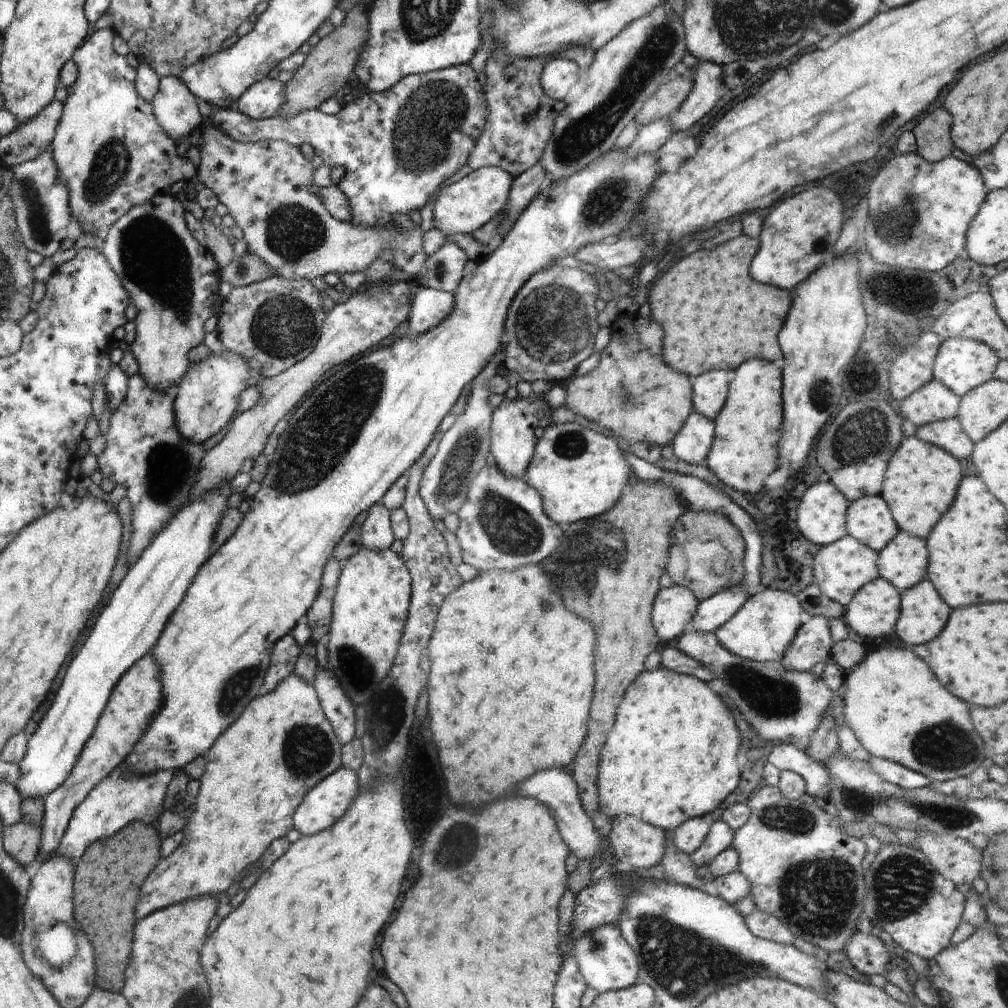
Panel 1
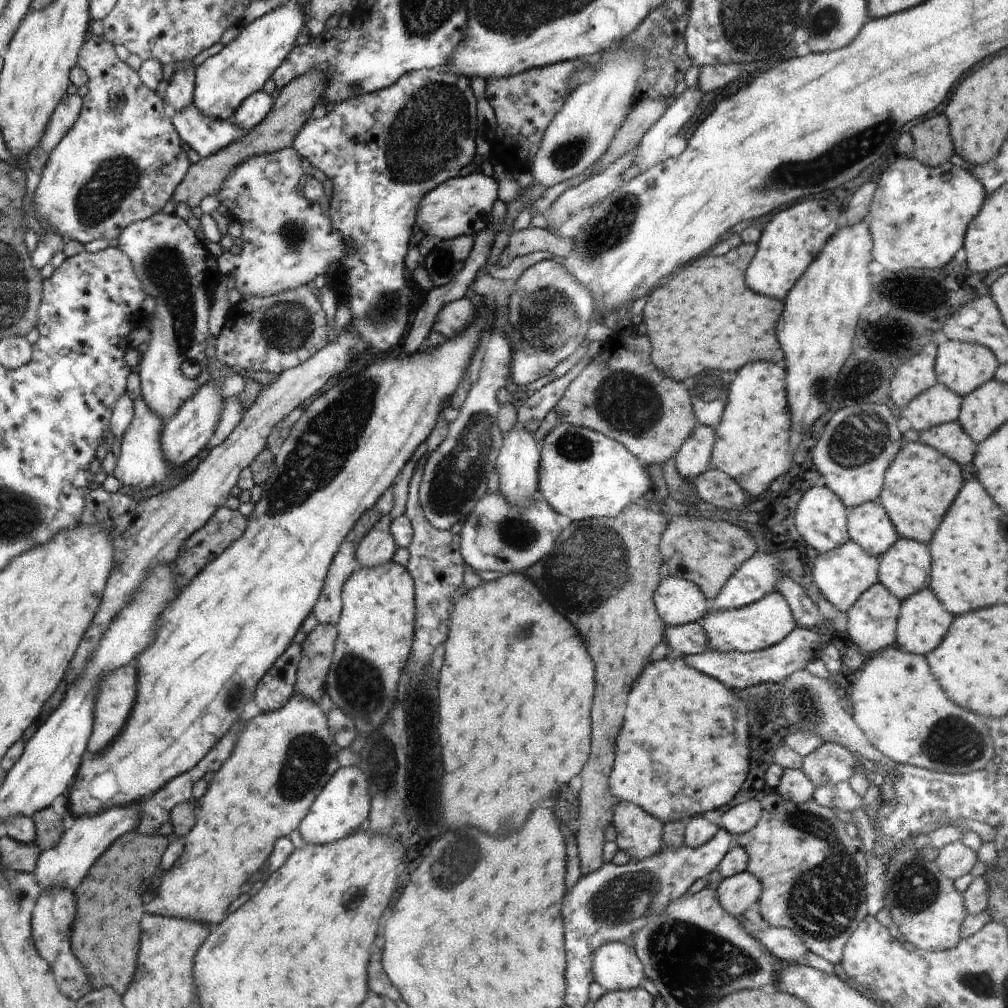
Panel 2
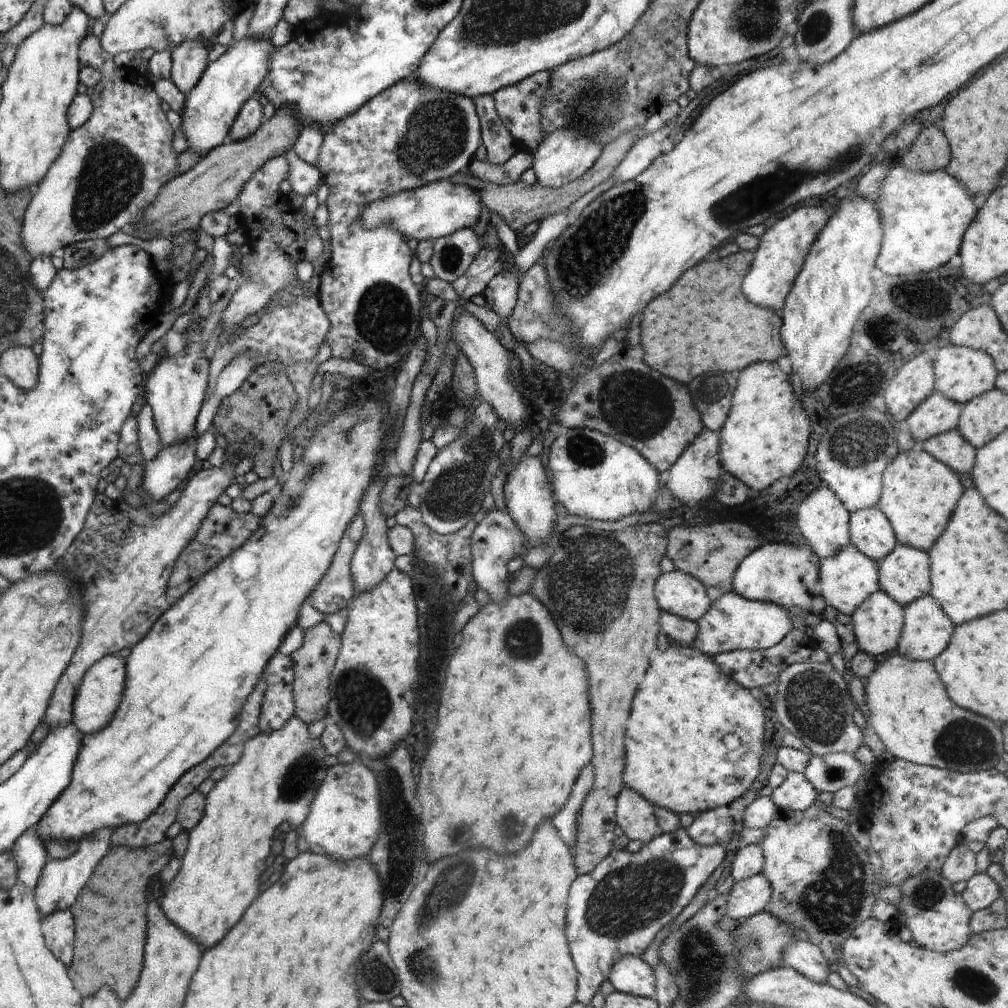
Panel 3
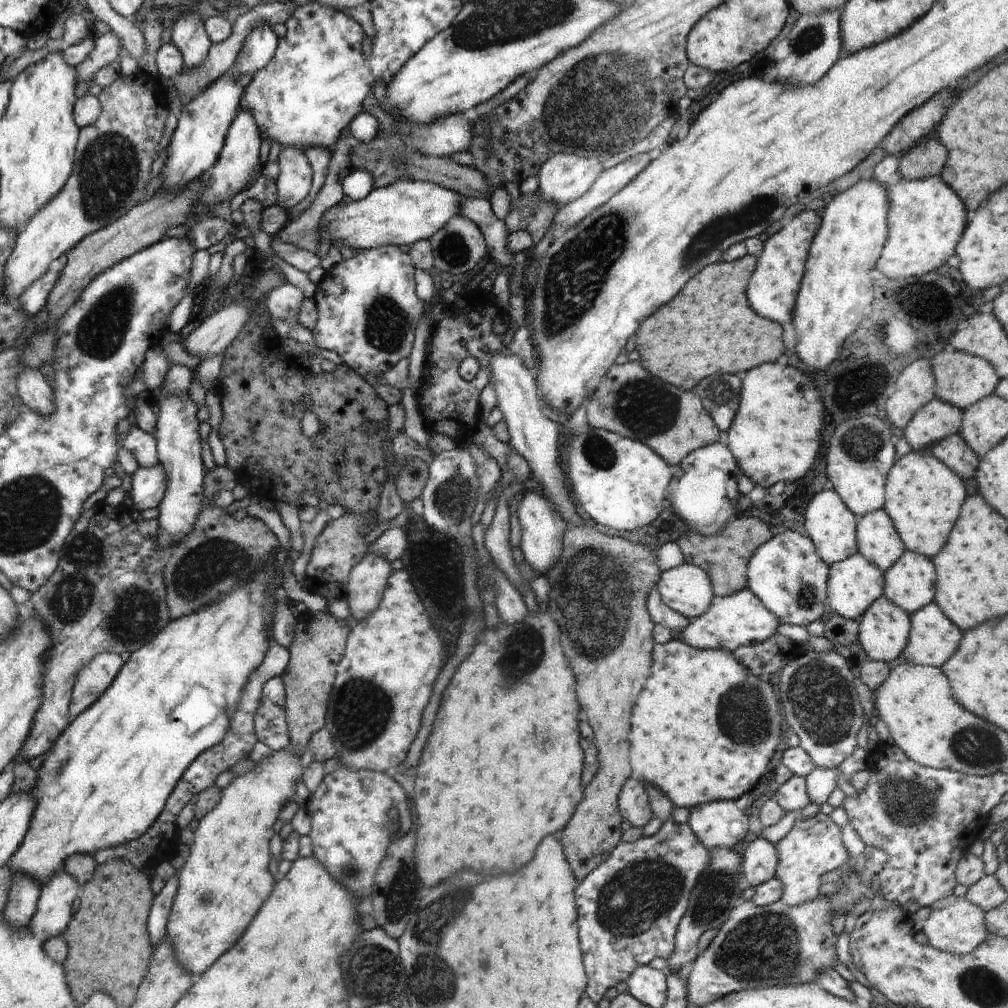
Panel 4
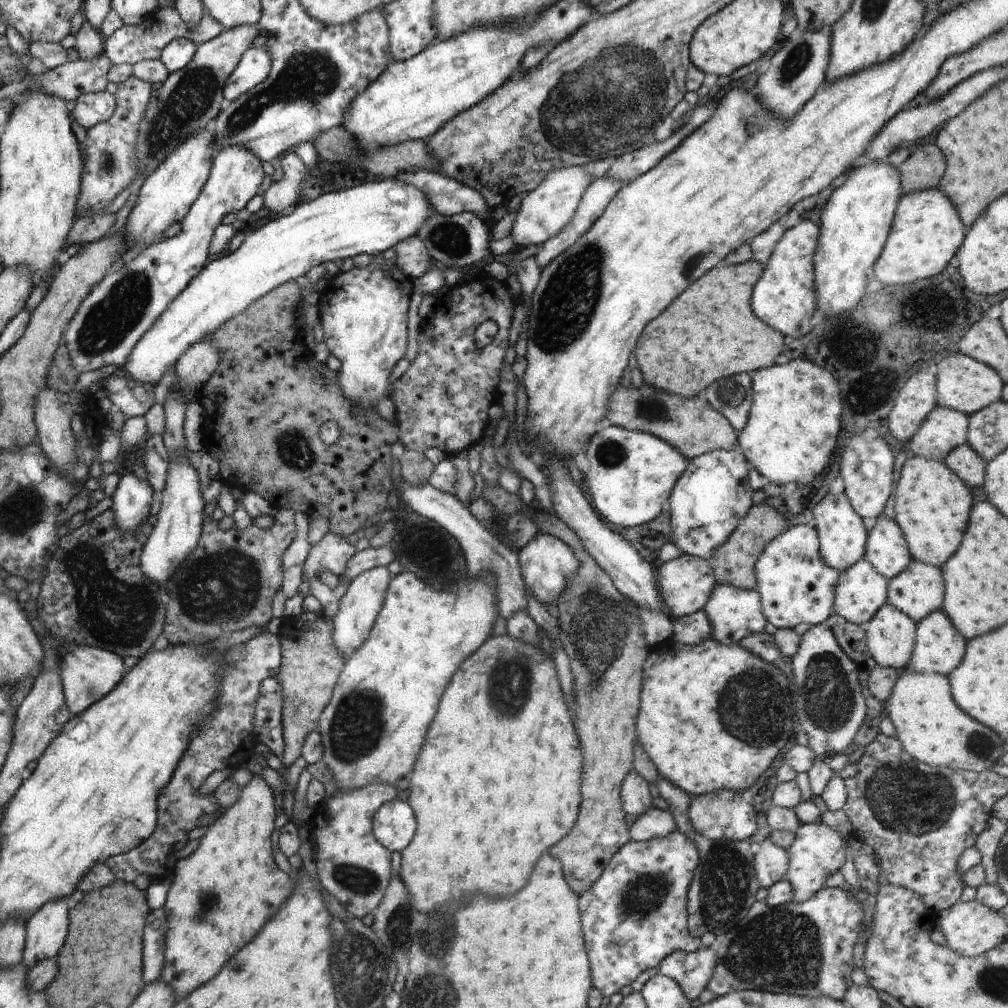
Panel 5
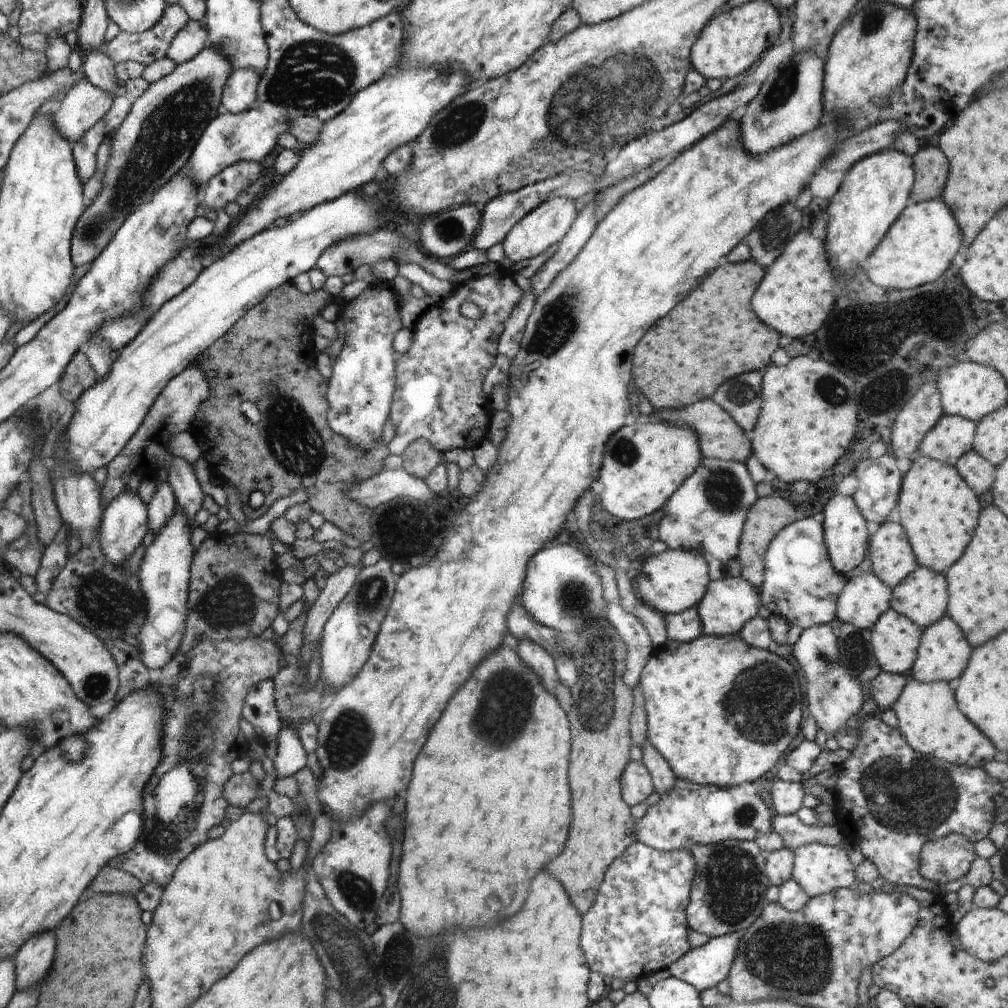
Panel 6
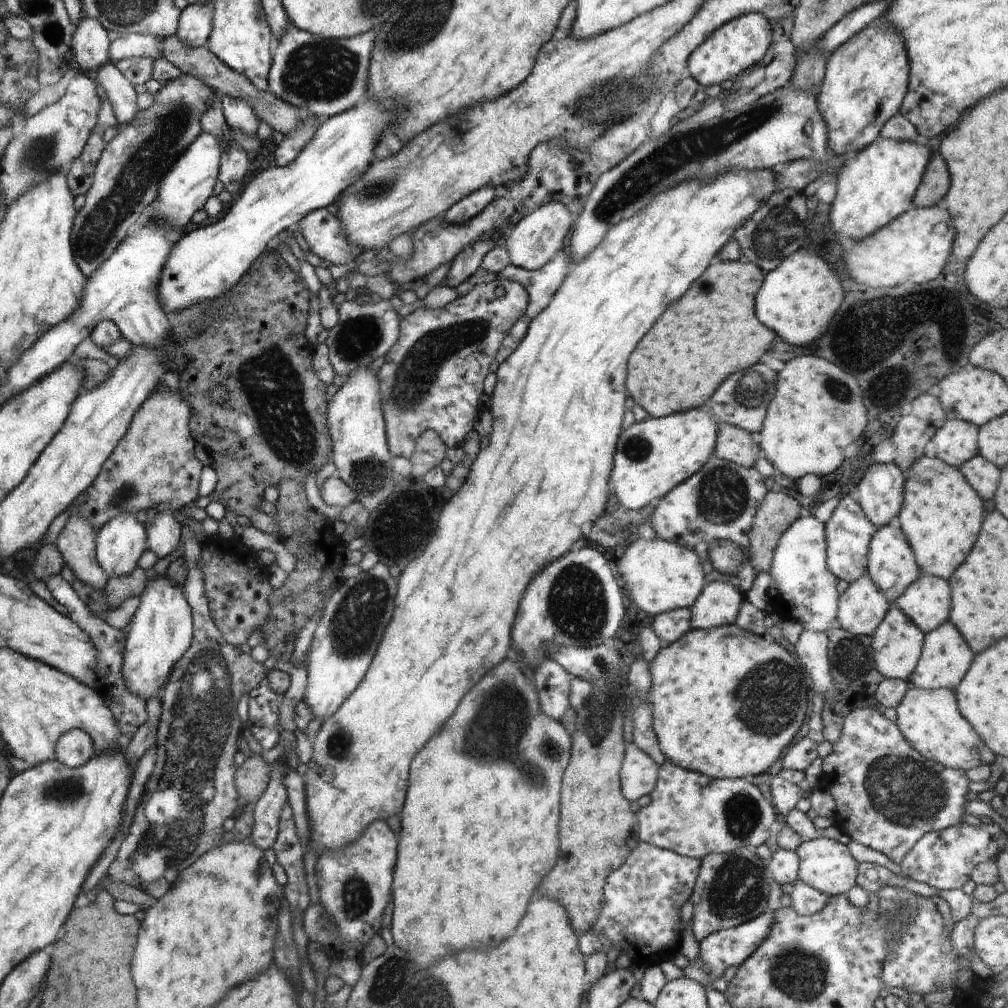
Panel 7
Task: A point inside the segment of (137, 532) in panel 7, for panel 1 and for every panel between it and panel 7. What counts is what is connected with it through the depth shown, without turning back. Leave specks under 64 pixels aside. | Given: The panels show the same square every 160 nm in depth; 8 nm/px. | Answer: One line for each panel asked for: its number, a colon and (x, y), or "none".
1: (207, 396)
2: (186, 434)
3: (172, 467)
4: (149, 485)
5: (132, 501)
6: (123, 526)

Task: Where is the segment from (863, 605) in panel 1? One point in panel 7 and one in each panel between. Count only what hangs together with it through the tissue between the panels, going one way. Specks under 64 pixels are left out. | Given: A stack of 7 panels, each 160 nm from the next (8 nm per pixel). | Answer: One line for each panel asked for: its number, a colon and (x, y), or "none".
2: (872, 620)
3: (878, 622)
4: (884, 629)
5: (890, 635)
6: (895, 639)
7: (897, 642)

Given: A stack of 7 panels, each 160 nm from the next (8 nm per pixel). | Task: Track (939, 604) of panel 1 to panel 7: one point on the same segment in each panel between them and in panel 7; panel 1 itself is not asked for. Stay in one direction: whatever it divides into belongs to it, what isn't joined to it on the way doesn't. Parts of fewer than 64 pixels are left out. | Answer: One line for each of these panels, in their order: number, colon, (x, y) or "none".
2: (923, 622)
3: (926, 632)
4: (933, 638)
5: (939, 648)
6: (943, 654)
7: (945, 658)

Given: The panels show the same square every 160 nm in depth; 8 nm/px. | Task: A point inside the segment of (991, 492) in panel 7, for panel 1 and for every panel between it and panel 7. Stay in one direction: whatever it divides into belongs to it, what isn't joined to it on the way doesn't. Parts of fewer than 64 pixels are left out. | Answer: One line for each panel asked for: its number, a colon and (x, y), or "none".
1: (948, 434)
2: (950, 439)
3: (951, 448)
4: (954, 452)
5: (963, 460)
6: (979, 474)

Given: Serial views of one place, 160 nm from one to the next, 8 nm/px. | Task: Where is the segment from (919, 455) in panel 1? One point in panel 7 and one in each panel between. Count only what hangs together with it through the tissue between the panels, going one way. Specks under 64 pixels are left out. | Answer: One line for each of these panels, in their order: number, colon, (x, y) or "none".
2: (920, 484)
3: (919, 493)
4: (923, 497)
5: (932, 505)
6: (939, 512)
7: (941, 515)

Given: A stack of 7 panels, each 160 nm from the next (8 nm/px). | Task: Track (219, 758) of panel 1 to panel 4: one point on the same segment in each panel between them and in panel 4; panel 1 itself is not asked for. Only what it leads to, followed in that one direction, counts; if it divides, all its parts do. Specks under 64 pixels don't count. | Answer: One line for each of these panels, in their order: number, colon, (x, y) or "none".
2: (285, 757)
3: (276, 779)
4: (222, 885)

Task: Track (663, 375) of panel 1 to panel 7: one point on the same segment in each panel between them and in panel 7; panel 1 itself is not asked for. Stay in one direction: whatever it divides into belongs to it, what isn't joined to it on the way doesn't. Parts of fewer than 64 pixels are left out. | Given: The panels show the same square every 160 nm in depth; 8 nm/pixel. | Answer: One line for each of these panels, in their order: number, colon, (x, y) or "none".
2: (620, 393)
3: (623, 398)
4: (631, 403)
5: (693, 427)
6: (719, 436)
7: (737, 445)

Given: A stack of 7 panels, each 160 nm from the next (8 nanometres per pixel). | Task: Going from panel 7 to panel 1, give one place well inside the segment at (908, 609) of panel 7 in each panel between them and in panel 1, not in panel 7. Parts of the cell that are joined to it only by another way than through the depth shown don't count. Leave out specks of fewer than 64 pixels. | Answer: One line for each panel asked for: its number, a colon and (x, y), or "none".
1: (903, 562)
2: (904, 569)
3: (904, 574)
4: (909, 583)
5: (918, 590)
6: (922, 596)

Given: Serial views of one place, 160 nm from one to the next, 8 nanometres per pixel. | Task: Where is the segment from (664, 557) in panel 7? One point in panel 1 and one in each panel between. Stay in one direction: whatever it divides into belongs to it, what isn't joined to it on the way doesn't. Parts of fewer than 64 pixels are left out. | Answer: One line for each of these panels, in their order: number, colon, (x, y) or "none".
1: (674, 607)
2: (678, 601)
3: (677, 592)
4: (686, 589)
5: (685, 583)
6: (672, 581)

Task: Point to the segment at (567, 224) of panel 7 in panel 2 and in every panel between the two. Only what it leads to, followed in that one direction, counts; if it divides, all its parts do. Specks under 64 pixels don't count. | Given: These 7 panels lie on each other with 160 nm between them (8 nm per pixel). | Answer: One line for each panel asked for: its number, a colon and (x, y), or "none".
2: (580, 132)
3: (563, 156)
4: (564, 177)
5: (544, 212)
6: (546, 224)

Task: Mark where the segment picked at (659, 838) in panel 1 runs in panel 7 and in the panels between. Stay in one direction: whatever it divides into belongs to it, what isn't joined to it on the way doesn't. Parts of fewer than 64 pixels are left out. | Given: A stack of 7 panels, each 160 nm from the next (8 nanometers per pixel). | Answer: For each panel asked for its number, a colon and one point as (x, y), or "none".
2: (639, 834)
3: (634, 814)
4: (633, 805)
5: (635, 792)
6: (636, 782)
7: (638, 774)

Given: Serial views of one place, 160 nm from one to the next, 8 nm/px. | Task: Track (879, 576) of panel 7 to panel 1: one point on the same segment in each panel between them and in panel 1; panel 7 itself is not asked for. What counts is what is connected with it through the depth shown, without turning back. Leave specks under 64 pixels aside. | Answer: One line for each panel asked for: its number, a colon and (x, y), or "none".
1: (869, 520)
2: (868, 525)
3: (870, 532)
4: (877, 540)
5: (887, 550)
6: (893, 559)

